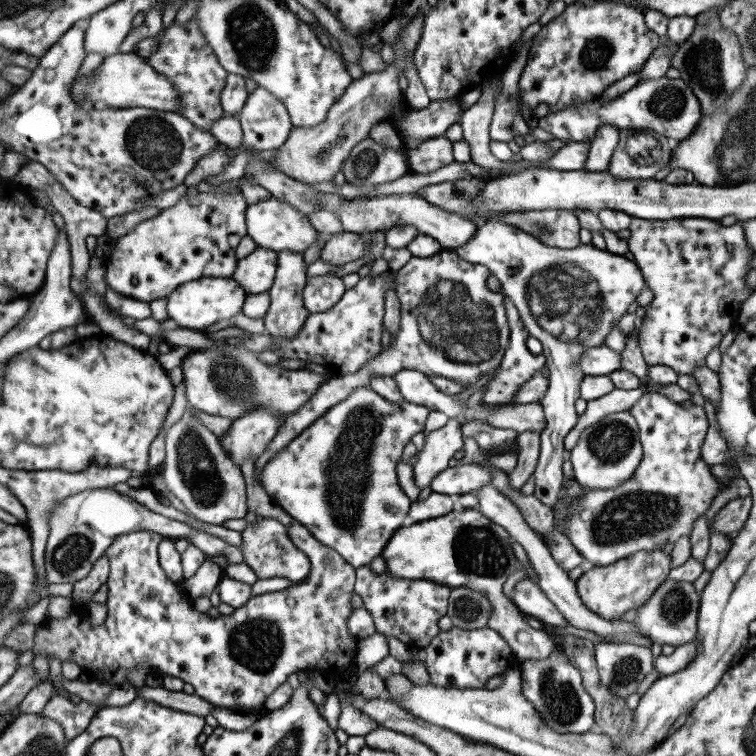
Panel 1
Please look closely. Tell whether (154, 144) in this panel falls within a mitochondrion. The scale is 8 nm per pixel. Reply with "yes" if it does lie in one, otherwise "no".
yes

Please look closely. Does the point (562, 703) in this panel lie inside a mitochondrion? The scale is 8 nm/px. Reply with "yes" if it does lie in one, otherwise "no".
yes

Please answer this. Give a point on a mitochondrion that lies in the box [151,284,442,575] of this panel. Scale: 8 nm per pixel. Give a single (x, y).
(347, 474)

